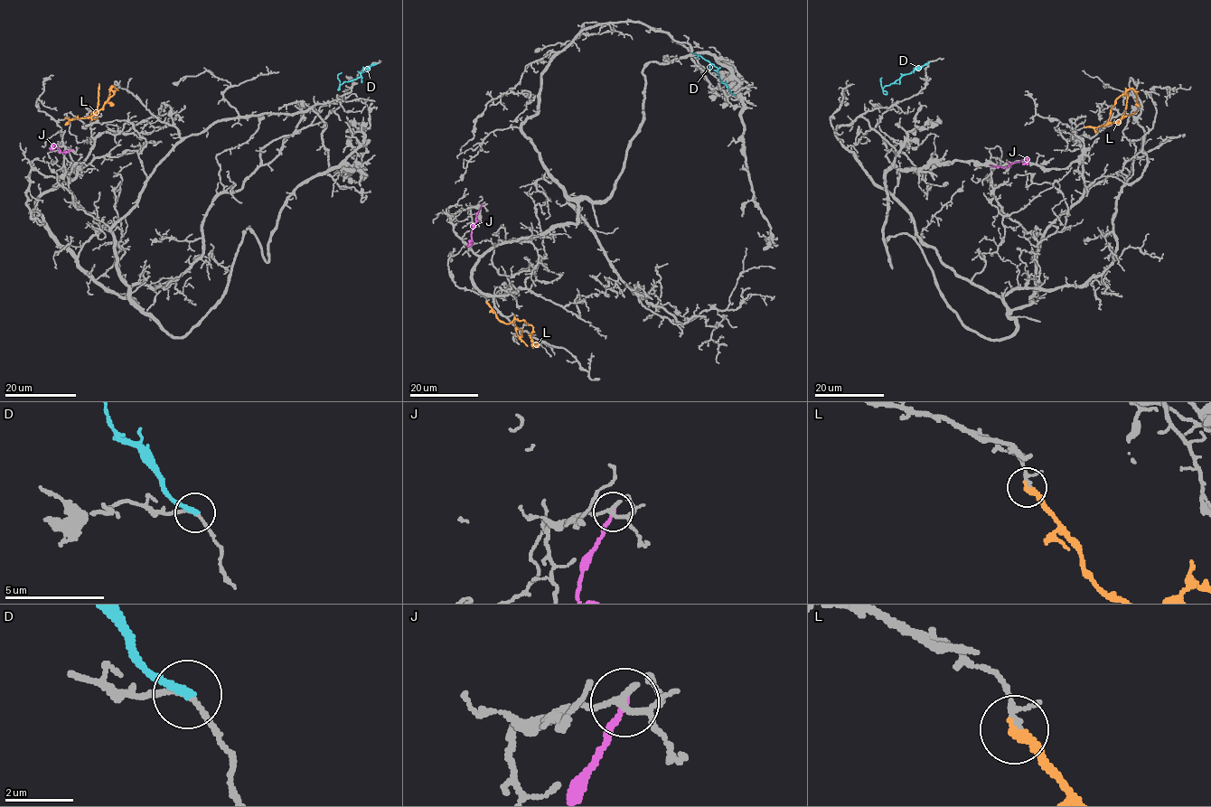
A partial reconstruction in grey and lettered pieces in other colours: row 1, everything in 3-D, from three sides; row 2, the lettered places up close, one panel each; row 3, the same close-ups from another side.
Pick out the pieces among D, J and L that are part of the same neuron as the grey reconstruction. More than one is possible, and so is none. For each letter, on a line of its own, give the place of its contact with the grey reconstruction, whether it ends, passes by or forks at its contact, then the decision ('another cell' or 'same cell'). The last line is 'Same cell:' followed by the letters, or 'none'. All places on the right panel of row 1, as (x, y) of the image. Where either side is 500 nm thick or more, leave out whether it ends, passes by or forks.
D: (929, 61) | it ends | another cell
J: (990, 165) | it ends | another cell
L: (1085, 127) | it ends | another cell
Same cell: none

